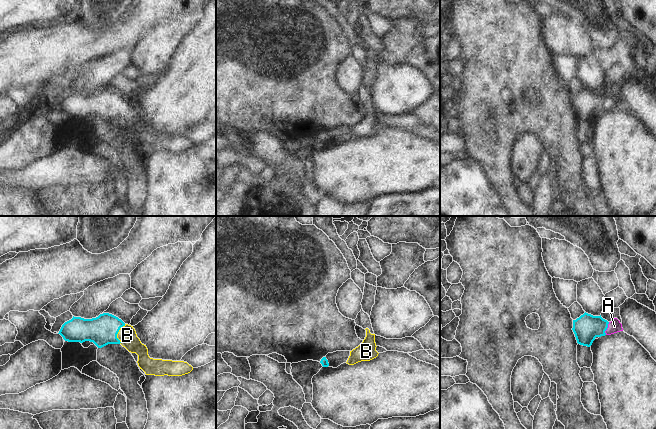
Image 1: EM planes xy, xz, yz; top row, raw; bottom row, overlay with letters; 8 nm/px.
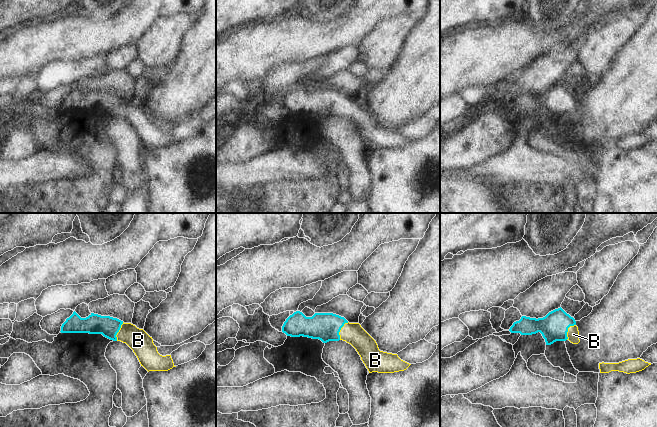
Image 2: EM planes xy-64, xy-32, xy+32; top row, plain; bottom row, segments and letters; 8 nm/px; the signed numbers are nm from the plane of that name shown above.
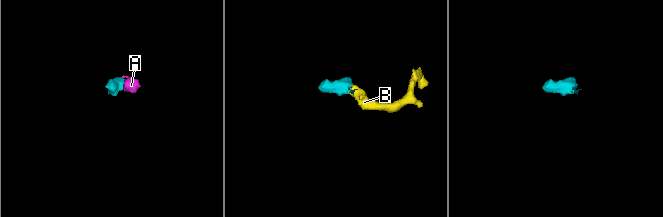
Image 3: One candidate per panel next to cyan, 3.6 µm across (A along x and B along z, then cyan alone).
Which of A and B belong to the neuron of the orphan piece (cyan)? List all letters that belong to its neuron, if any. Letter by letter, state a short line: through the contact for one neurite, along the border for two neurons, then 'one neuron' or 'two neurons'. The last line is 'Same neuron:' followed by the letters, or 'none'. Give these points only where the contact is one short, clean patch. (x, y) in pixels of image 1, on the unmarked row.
A: line yz (587, 103), (606, 104), (614, 102); one neuron
B: line xy (102, 106), (113, 106), (117, 109), (127, 111); one neuron
Same neuron: A, B

